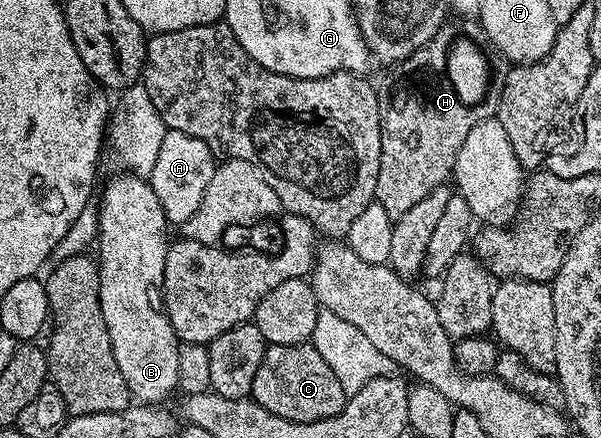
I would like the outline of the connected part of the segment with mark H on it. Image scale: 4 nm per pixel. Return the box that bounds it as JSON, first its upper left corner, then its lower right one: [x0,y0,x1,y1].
[375,17,507,221]

